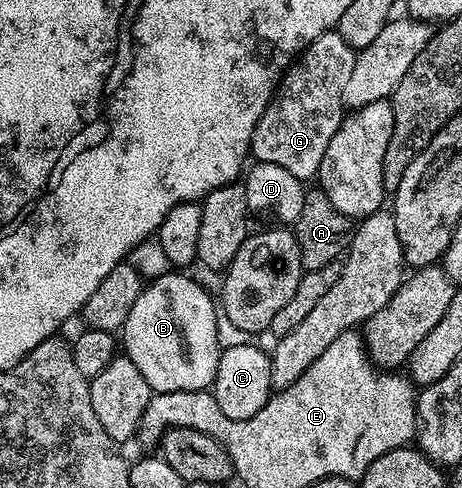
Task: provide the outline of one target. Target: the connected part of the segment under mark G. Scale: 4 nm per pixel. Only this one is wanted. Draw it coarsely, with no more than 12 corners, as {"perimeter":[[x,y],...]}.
{"perimeter":[[324,32],[252,133],[256,162],[316,178],[356,50]]}

